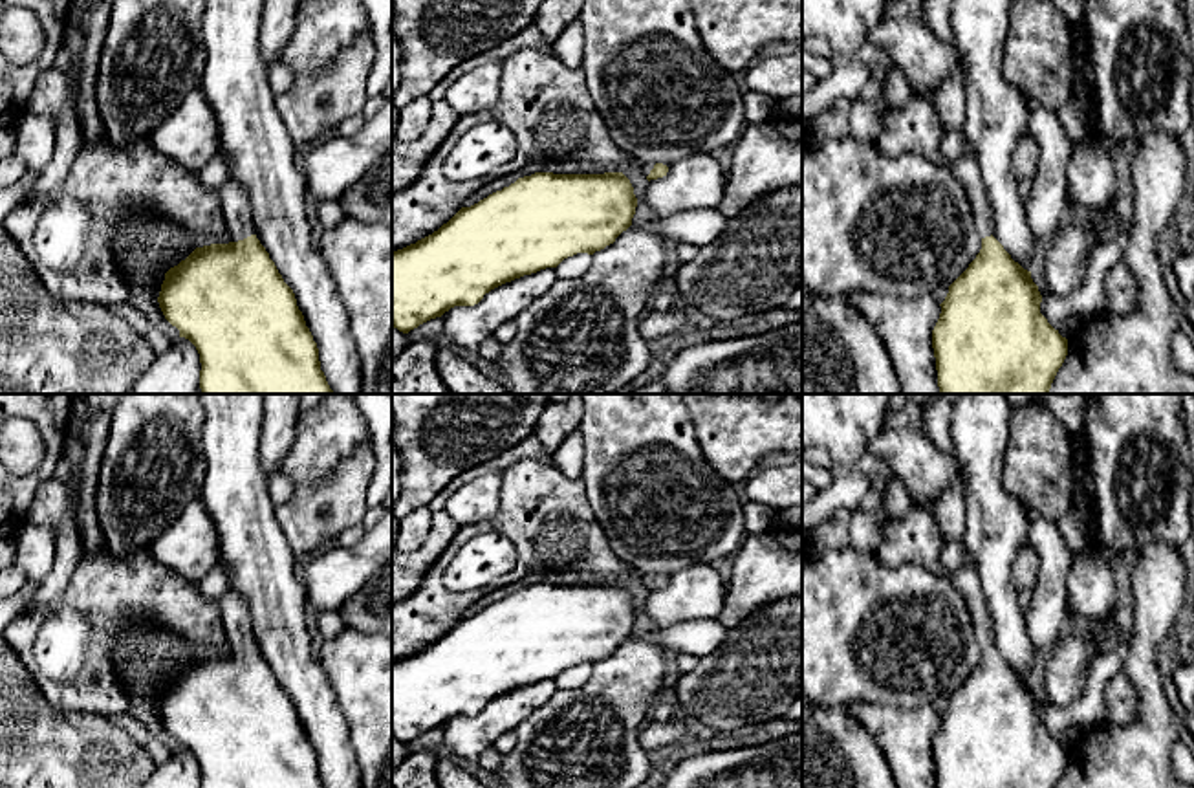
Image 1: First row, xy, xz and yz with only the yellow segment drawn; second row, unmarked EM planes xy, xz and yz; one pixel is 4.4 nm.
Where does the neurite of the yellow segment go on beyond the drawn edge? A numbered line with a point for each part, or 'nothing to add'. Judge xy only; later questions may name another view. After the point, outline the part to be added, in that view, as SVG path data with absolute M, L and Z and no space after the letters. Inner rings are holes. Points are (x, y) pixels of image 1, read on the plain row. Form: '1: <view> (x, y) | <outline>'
1: xy (235, 612) | M233 590L220 601L222 619L231 652L255 645L253 621L249 605Z

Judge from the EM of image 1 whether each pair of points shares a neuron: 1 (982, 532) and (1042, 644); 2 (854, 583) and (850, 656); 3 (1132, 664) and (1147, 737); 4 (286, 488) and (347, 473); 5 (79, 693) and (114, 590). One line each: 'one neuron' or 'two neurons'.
1: two neurons
2: one neuron
3: one neuron
4: two neurons
5: one neuron

